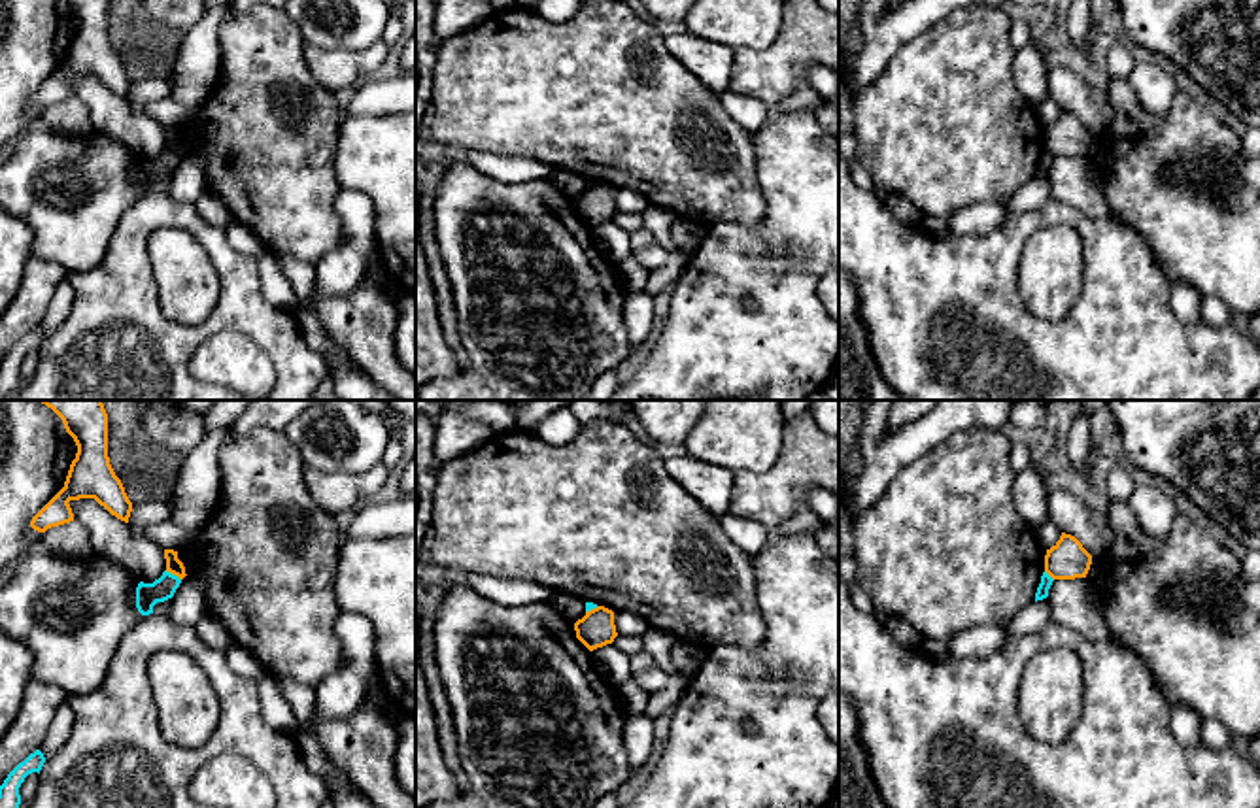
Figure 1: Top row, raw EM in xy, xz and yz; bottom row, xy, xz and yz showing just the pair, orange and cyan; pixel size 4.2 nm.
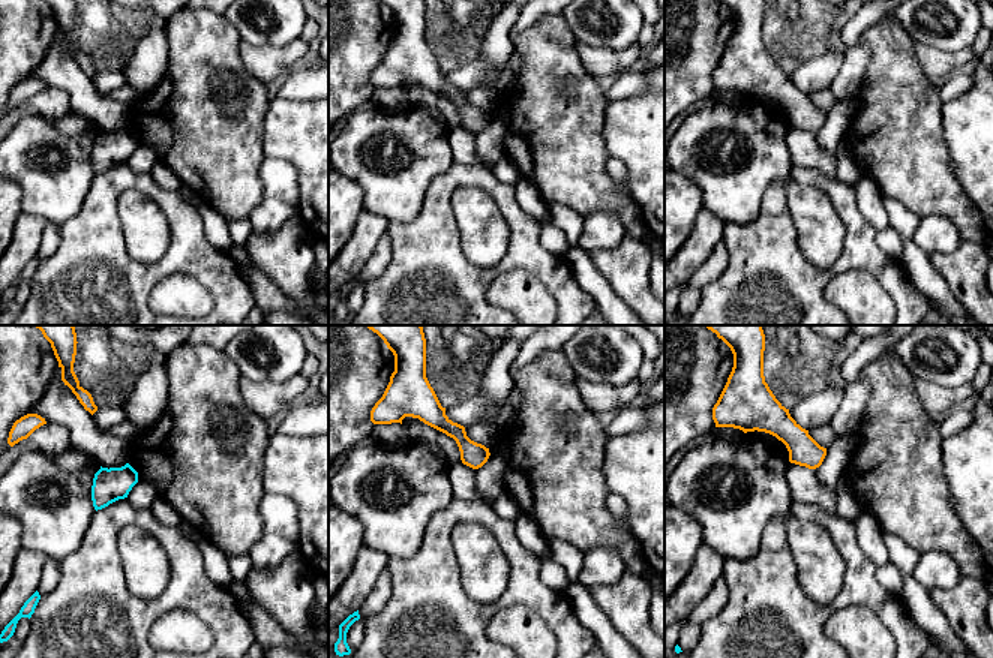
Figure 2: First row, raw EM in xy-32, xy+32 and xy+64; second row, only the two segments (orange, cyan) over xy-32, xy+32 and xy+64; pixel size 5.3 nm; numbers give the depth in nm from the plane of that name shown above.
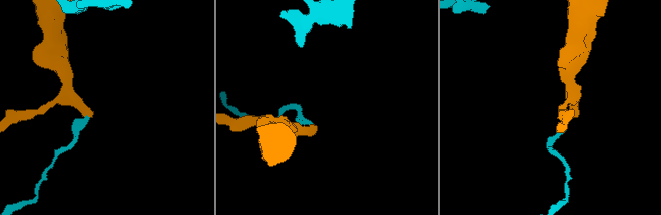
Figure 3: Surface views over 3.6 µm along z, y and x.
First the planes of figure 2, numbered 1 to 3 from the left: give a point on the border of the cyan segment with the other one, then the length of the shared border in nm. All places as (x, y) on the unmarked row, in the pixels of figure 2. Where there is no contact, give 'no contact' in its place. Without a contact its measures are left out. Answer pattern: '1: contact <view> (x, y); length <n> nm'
1: no contact
2: no contact
3: no contact

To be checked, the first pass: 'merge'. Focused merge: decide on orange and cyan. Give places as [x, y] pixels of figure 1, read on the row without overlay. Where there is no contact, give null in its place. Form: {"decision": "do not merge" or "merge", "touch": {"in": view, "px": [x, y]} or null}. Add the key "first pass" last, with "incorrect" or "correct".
{"decision": "do not merge", "touch": {"in": "xy", "px": [172, 150]}, "first pass": "incorrect"}

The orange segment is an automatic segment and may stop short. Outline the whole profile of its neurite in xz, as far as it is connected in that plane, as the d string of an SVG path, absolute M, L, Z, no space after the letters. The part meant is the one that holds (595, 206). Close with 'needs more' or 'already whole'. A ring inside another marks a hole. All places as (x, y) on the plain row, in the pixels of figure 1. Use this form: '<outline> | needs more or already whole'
M597 183L586 189L586 193L574 200L574 208L576 215L589 228L612 221L614 215L618 213L614 202L614 189L604 183Z | already whole

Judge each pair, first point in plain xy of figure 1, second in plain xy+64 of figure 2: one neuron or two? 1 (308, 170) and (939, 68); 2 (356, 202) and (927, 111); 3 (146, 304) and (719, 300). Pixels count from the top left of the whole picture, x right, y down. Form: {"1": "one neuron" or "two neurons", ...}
{"1": "two neurons", "2": "two neurons", "3": "one neuron"}

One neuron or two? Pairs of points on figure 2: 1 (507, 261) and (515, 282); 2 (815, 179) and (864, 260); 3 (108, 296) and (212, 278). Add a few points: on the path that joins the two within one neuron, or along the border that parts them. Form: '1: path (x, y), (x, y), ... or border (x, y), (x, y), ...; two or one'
1: border (543, 282), (525, 270), (509, 269), (485, 293); two
2: path (836, 195), (846, 206), (860, 233), (860, 239); one
3: path (134, 281), (167, 266), (186, 266); one

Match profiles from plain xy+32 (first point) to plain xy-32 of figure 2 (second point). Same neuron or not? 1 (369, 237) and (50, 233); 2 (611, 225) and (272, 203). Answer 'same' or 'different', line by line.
1: different
2: same

